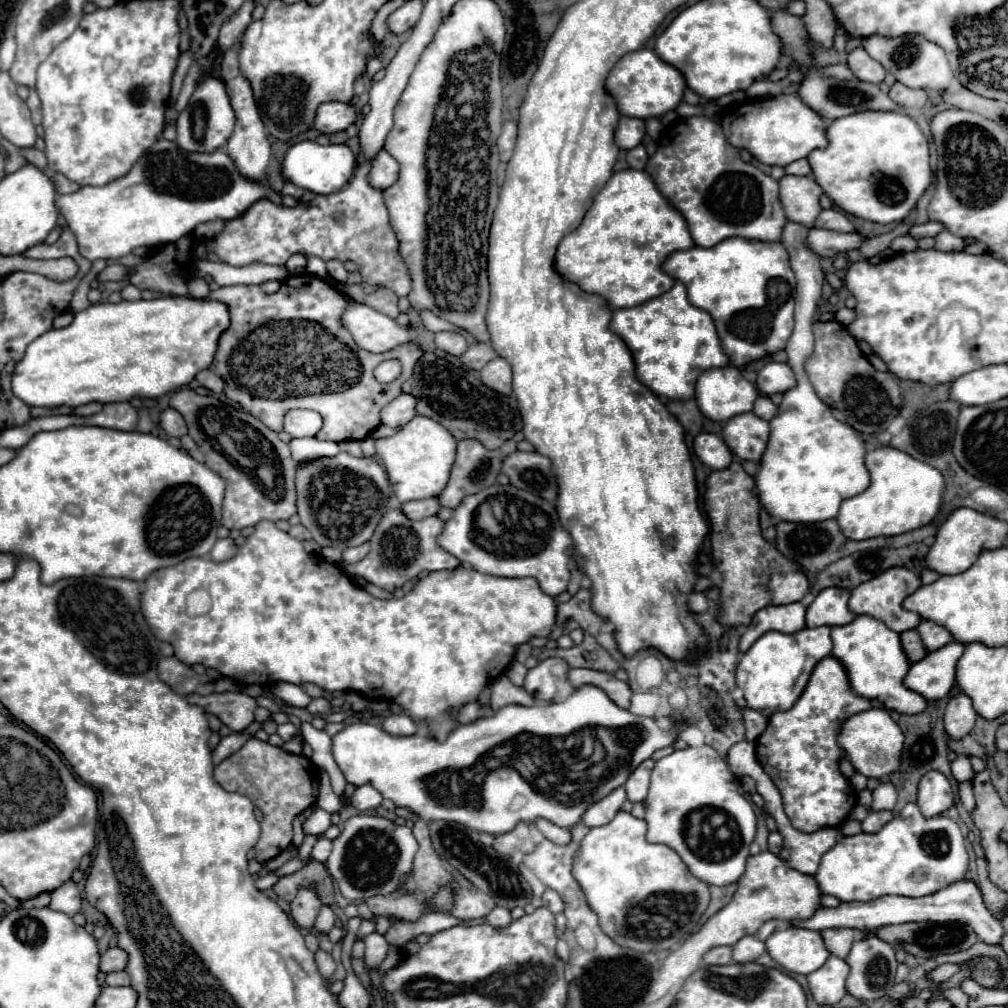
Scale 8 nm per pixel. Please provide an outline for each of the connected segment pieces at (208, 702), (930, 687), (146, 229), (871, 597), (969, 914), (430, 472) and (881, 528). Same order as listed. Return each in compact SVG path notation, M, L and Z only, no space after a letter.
M211 693L211 695L189 695L189 703L203 707L207 713L217 715L231 731L243 731L253 723L255 699L245 693Z
M951 641L949 645L927 653L919 663L911 663L903 685L925 699L941 699L955 683L955 665L965 645Z
M159 139L139 157L135 167L131 167L127 175L103 187L81 187L71 195L59 195L55 205L63 215L69 231L77 237L79 253L85 259L95 261L95 259L121 259L137 247L157 247L173 243L179 237L193 233L199 223L213 219L229 221L239 217L261 197L267 197L273 203L281 203L281 197L269 185L243 179L237 173L231 157L223 149L217 149L213 153L189 153L183 151L175 141Z
M893 567L893 569L887 569L885 573L881 573L879 577L867 581L867 583L861 583L859 587L855 587L851 591L851 597L849 597L849 609L855 613L855 615L871 615L879 621L883 621L889 629L897 631L897 633L903 633L903 631L909 631L909 629L915 629L921 621L921 617L917 613L909 613L901 607L903 599L909 597L911 593L915 593L919 589L921 581L919 577L905 569L905 567Z
M959 881L953 883L933 895L927 897L879 897L875 901L865 901L865 903L839 903L839 907L819 907L815 915L807 919L795 919L789 925L793 927L807 927L811 931L823 931L831 927L853 927L853 929L877 929L883 925L897 925L897 923L907 923L907 921L935 921L935 923L945 923L945 921L957 921L963 925L969 925L985 943L989 945L999 945L1001 937L1005 935L1001 921L997 921L989 909L983 903L983 895L979 887L971 881Z
M415 415L393 437L377 439L375 447L377 447L379 459L385 465L385 471L387 471L395 497L401 503L405 503L405 501L435 497L439 491L443 491L443 487L447 485L447 479L449 479L451 465L455 461L457 441L443 425L435 423L433 419Z
M877 447L869 451L865 455L865 465L871 475L871 485L863 493L845 499L837 513L839 529L843 535L847 535L847 539L861 541L879 535L893 537L933 521L941 507L941 495L945 487L943 475L935 467L921 463L893 447Z

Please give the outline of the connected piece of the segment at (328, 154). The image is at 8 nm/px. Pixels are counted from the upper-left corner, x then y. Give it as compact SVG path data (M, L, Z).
M299 141L291 145L281 161L281 175L285 181L307 189L315 195L329 195L339 191L355 171L355 155L347 145L319 145L315 141Z

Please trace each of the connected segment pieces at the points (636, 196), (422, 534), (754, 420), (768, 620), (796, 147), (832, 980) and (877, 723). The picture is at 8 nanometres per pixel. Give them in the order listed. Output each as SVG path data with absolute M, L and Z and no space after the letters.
M625 169L613 173L607 185L599 191L587 215L583 217L581 227L561 239L555 251L555 271L559 271L559 275L569 283L577 283L579 287L583 287L583 291L607 299L611 309L635 307L663 295L673 287L673 279L661 271L661 263L669 253L689 247L693 247L693 241L683 215L657 191L653 179L647 173Z
M391 509L375 529L375 535L371 537L371 551L365 559L347 565L347 575L351 577L363 577L365 581L393 591L401 587L405 581L415 579L421 571L441 571L441 569L455 569L461 563L443 551L437 545L437 535L443 529L443 521L437 517L427 517L421 521L407 519L399 509Z
M753 413L735 415L723 427L723 439L741 461L749 459L759 463L769 439L769 423Z
M791 603L791 605L771 605L757 611L747 625L745 633L741 635L739 649L747 651L755 639L759 639L767 631L783 631L783 633L795 633L805 627L805 605L803 603Z
M777 95L769 99L747 101L737 107L729 107L721 113L721 127L727 135L727 143L737 149L747 149L757 161L765 165L789 165L807 157L813 149L825 149L825 123L811 111L797 95Z
M831 955L823 967L807 975L809 991L815 999L817 1005L835 1005L841 1001L847 991L845 991L845 979L849 975L849 967L845 959L839 959Z
M869 709L853 715L843 723L839 733L839 745L845 749L845 755L853 763L853 767L867 777L877 779L889 777L891 773L899 771L903 741L905 737L901 735L901 727L883 709Z

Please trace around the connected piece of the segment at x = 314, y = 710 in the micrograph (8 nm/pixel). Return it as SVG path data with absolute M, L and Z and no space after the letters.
M313 699L309 705L307 705L307 711L311 713L311 715L327 715L327 713L331 713L331 703L327 701L327 699Z

